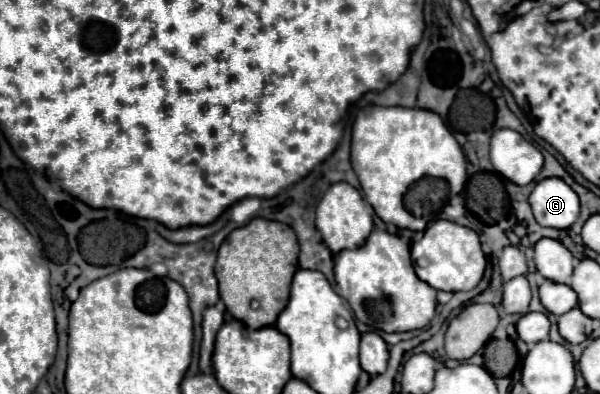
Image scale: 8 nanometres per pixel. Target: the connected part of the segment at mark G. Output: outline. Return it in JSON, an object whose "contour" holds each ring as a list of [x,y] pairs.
{"contour":[[[548,177],[536,183],[530,193],[530,207],[540,225],[554,229],[572,227],[580,213],[578,195],[558,177]]]}

